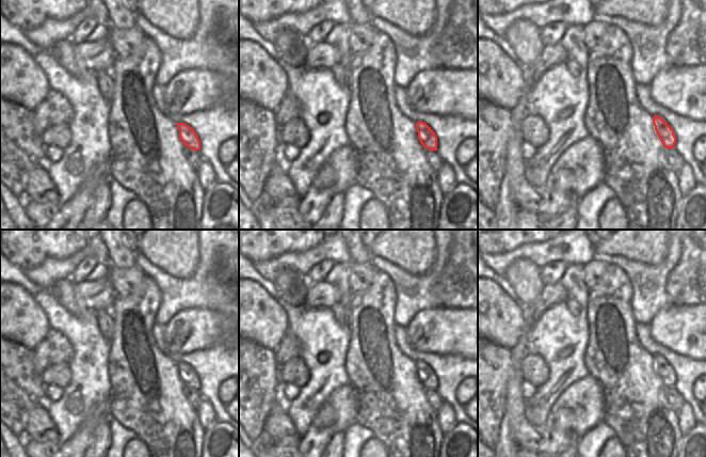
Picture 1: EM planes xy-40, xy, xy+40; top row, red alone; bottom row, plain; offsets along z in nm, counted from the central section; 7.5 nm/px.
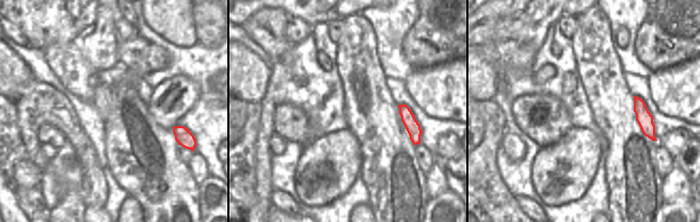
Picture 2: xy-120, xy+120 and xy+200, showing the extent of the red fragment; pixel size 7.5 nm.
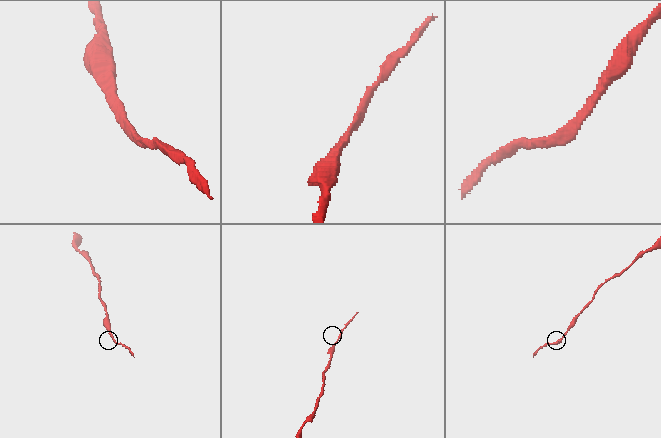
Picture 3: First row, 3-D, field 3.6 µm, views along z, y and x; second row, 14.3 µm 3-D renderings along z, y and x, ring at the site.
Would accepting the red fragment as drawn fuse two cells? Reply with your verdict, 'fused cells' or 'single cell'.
single cell

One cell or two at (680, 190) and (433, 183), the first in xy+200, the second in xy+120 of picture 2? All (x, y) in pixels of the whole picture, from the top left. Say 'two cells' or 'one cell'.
one cell

